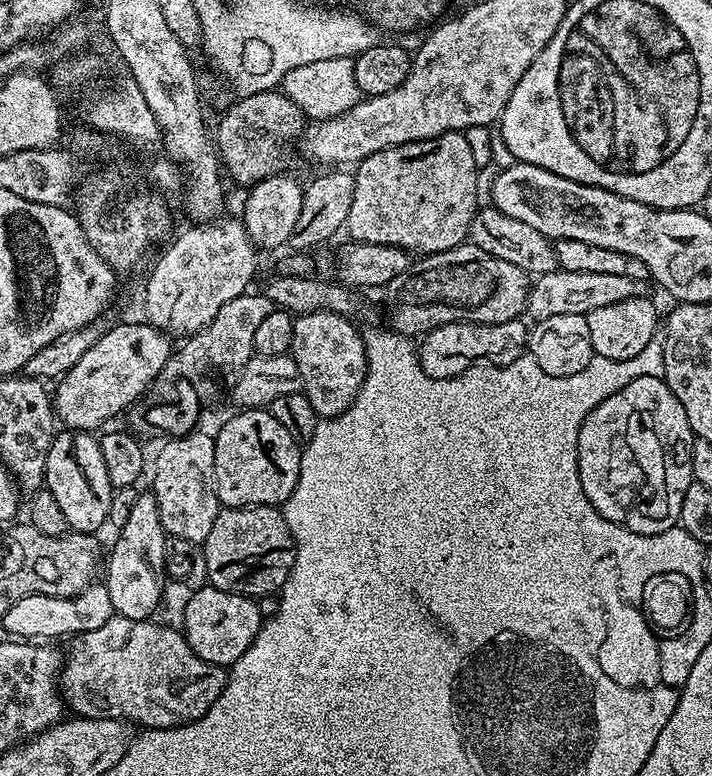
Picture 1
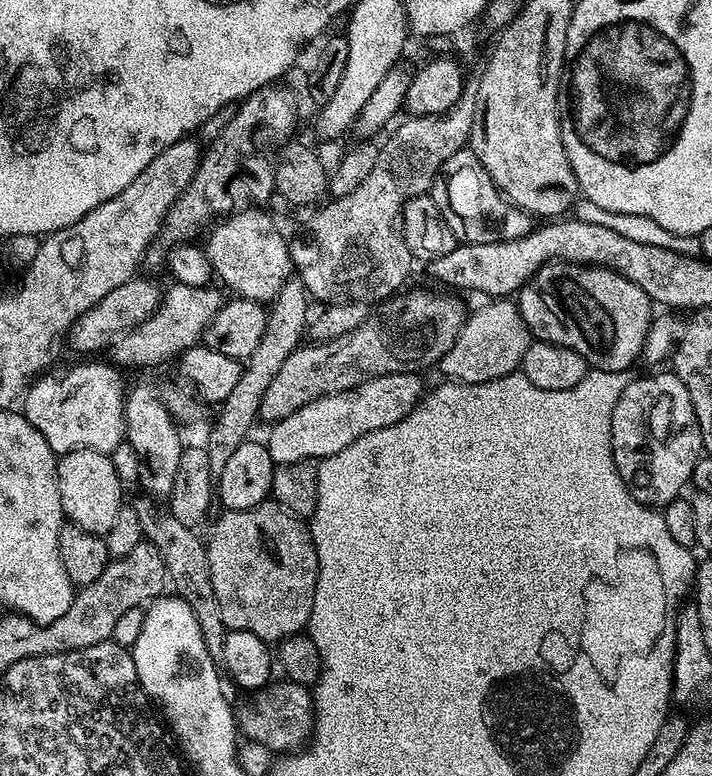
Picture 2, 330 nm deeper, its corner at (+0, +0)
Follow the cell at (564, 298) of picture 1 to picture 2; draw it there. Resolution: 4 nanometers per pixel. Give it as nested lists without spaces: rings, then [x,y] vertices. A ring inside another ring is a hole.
[[[492,298],[477,310],[476,313],[469,315],[464,321],[462,330],[450,346],[450,350],[442,359],[438,361],[438,368],[445,372],[447,379],[461,384],[477,384],[478,382],[490,382],[494,378],[509,376],[517,371],[524,363],[524,355],[530,343],[530,333],[520,316],[520,309],[511,299]]]

